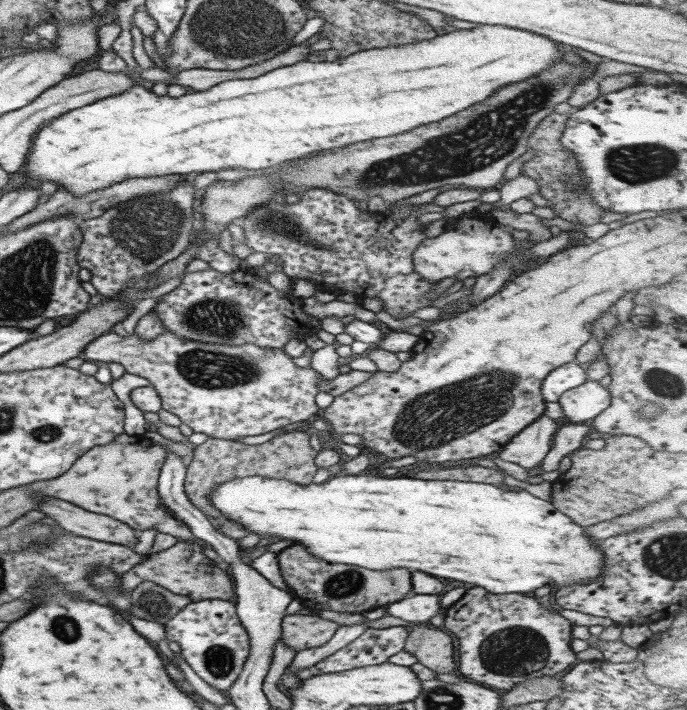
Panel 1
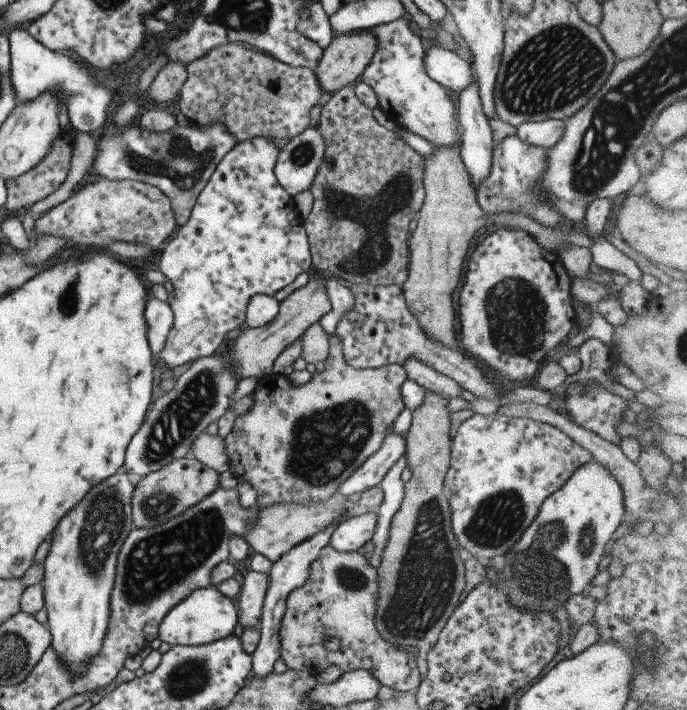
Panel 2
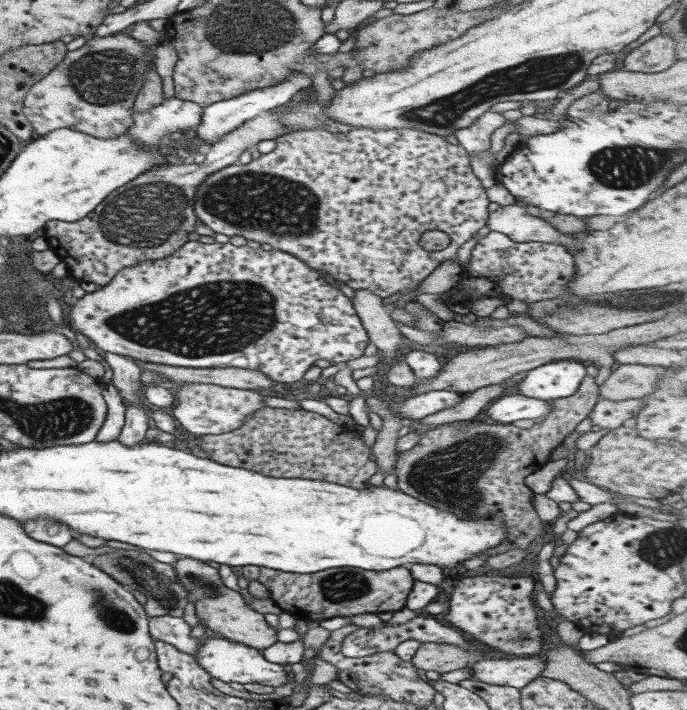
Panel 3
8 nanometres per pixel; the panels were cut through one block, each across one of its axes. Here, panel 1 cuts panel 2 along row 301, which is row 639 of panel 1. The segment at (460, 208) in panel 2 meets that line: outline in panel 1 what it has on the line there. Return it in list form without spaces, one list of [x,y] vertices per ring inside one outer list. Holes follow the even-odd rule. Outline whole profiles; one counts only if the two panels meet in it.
[[[430,625],[411,629],[403,650],[437,675],[451,673],[455,669],[451,638],[443,631],[433,630]]]

